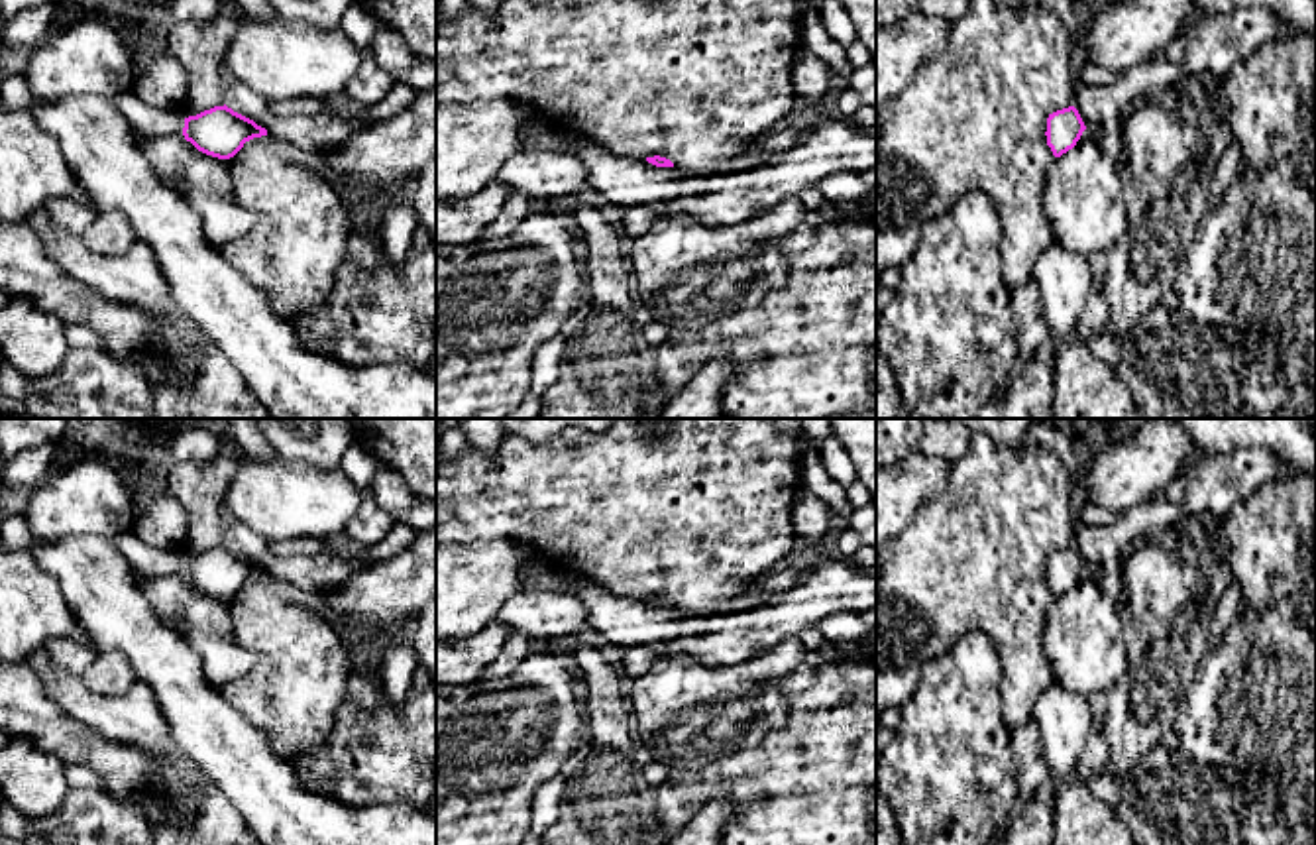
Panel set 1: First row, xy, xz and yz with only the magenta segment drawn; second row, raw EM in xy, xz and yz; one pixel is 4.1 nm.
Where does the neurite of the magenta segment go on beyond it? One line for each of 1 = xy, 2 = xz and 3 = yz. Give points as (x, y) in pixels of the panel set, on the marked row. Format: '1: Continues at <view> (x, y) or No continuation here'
1: Continues at xy (148, 122)
2: No continuation here
3: No continuation here

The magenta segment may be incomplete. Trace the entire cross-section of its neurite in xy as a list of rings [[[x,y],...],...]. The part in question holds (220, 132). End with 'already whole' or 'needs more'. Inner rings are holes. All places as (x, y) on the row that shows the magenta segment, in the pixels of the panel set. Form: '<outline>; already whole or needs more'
[[[134,90],[116,94],[112,102],[139,138],[183,134],[198,151],[218,159],[230,159],[246,141],[267,136],[265,128],[226,104],[187,118],[179,110],[147,106]]]; needs more

